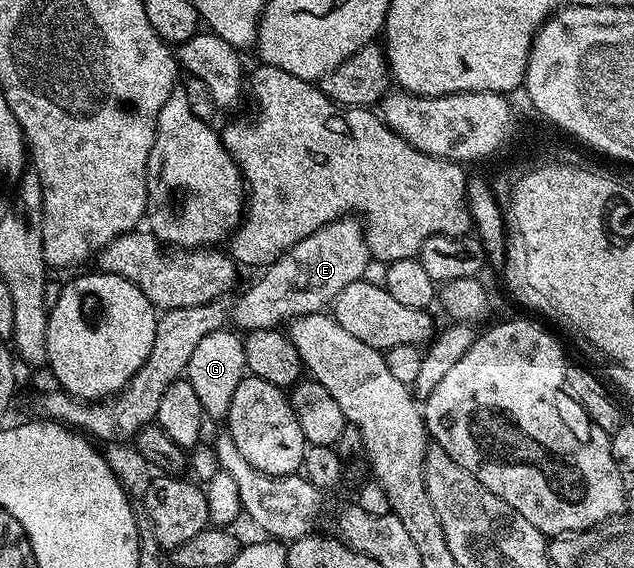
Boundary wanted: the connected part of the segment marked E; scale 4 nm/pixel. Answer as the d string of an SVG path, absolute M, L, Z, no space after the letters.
M355 217L328 222L318 228L318 232L294 244L294 248L261 273L264 275L236 303L231 303L231 325L240 332L275 330L293 318L321 313L336 301L338 292L342 292L346 284L354 284L365 277L369 261L364 228Z

